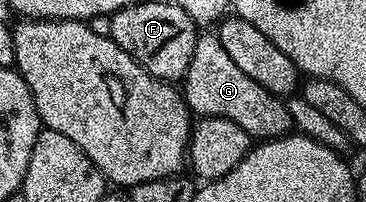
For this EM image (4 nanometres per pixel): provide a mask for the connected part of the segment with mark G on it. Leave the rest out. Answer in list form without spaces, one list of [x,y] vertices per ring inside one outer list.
[[[216,34],[197,35],[194,58],[190,58],[190,66],[182,81],[182,95],[188,103],[189,112],[197,117],[230,118],[230,122],[242,126],[248,136],[260,142],[287,136],[294,128],[285,101],[266,90],[266,86],[258,86],[254,78],[248,77],[230,59],[230,54],[226,54],[220,37]]]

